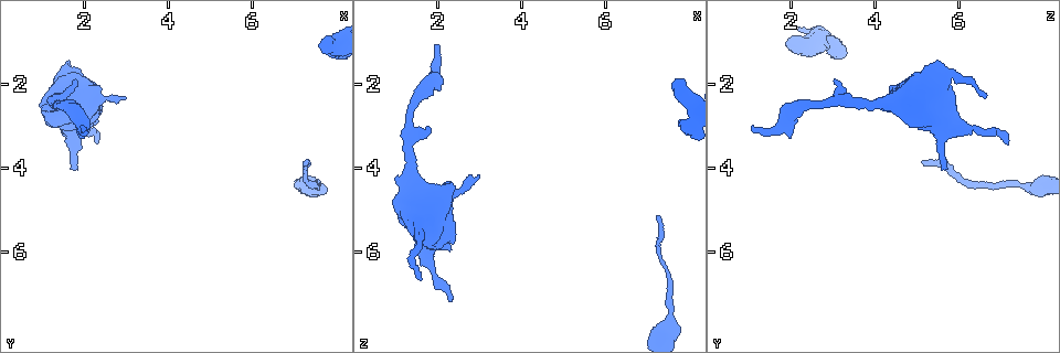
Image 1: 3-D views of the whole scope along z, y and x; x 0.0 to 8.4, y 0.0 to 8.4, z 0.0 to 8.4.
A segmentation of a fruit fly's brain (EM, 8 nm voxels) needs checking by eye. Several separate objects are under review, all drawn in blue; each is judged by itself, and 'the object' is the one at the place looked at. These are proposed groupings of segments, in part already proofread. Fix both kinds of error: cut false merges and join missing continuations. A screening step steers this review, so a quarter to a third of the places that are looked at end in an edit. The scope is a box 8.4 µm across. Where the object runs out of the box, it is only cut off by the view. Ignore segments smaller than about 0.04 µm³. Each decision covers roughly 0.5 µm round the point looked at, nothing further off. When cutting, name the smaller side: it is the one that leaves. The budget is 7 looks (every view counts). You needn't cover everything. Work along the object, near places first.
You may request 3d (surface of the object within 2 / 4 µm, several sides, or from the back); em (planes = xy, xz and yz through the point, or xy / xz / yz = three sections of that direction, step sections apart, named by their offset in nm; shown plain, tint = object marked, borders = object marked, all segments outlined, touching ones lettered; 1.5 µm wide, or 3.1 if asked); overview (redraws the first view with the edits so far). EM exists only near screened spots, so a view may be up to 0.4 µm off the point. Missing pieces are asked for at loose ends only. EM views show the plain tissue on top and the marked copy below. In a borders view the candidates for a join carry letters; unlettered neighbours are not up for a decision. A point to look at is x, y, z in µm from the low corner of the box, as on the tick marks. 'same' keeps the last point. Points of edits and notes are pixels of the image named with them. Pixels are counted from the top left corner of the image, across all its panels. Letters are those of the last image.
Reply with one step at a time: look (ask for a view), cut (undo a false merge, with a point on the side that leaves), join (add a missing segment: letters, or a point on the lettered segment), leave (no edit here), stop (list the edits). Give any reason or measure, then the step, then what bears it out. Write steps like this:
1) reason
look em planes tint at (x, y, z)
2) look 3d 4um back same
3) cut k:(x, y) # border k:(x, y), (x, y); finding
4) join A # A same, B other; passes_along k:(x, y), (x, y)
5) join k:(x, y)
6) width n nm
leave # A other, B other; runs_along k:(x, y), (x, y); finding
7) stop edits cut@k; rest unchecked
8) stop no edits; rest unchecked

tapers out
look 3d 2um back at (7.20, 3.95, 5.20)

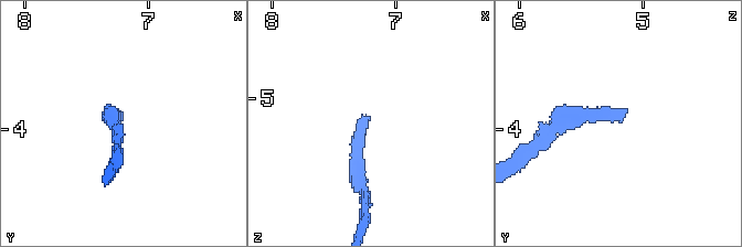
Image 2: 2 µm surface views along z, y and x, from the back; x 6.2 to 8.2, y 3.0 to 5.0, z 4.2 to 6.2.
shape alone is not enough
look em xy step 4 tint at (7.24, 3.92, 5.16)

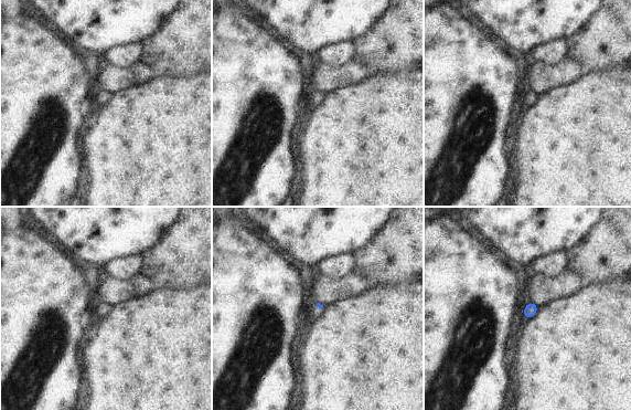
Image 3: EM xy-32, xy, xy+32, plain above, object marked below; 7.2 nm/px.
look em planes borders same

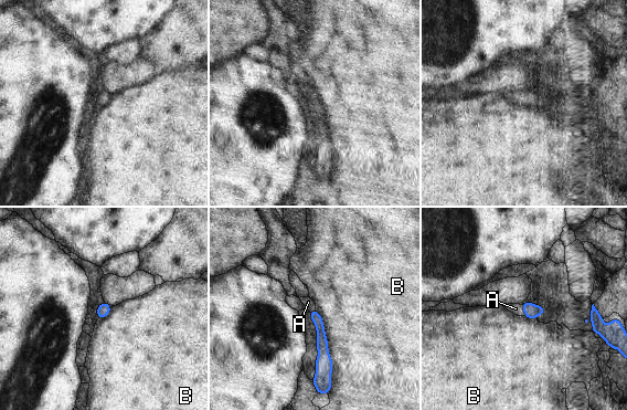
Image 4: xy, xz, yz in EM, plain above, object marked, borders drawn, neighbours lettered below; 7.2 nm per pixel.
join 4:(516, 308) # A same, B other; the cell continues

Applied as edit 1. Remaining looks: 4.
stops while still wide
look 3d 2um at (7.70, 1.00, 1.90)

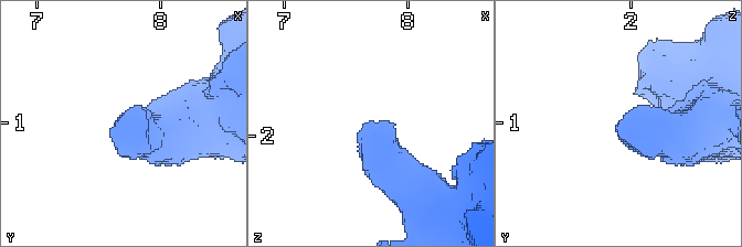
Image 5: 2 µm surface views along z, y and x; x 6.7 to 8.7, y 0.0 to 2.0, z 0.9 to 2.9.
shape alone is not enough
look em yz step 4 borders at (7.66, 1.00, 1.90)

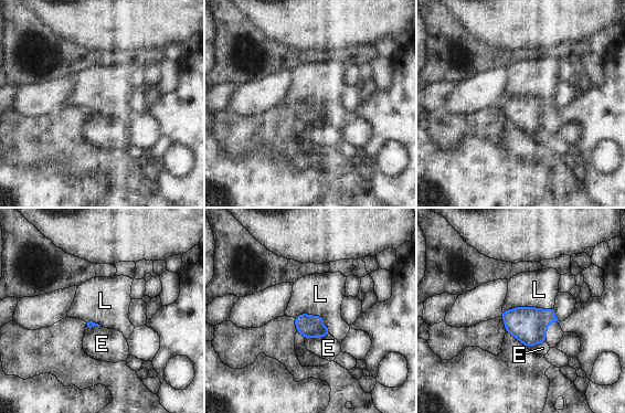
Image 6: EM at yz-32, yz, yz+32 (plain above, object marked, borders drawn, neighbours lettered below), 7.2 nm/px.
cut it another way
look em xy step 4 borders same

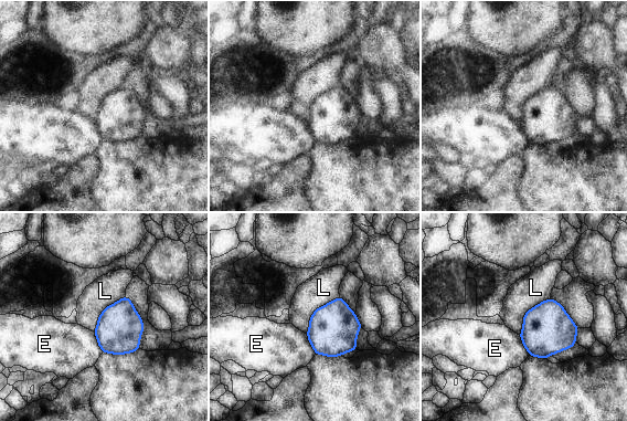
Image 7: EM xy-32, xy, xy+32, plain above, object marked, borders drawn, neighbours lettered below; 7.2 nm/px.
leave # E other, L other; border 7:(339, 296), (314, 312), (305, 333); none of them fits

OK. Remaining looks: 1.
stop edits join@4; rest unchecked

